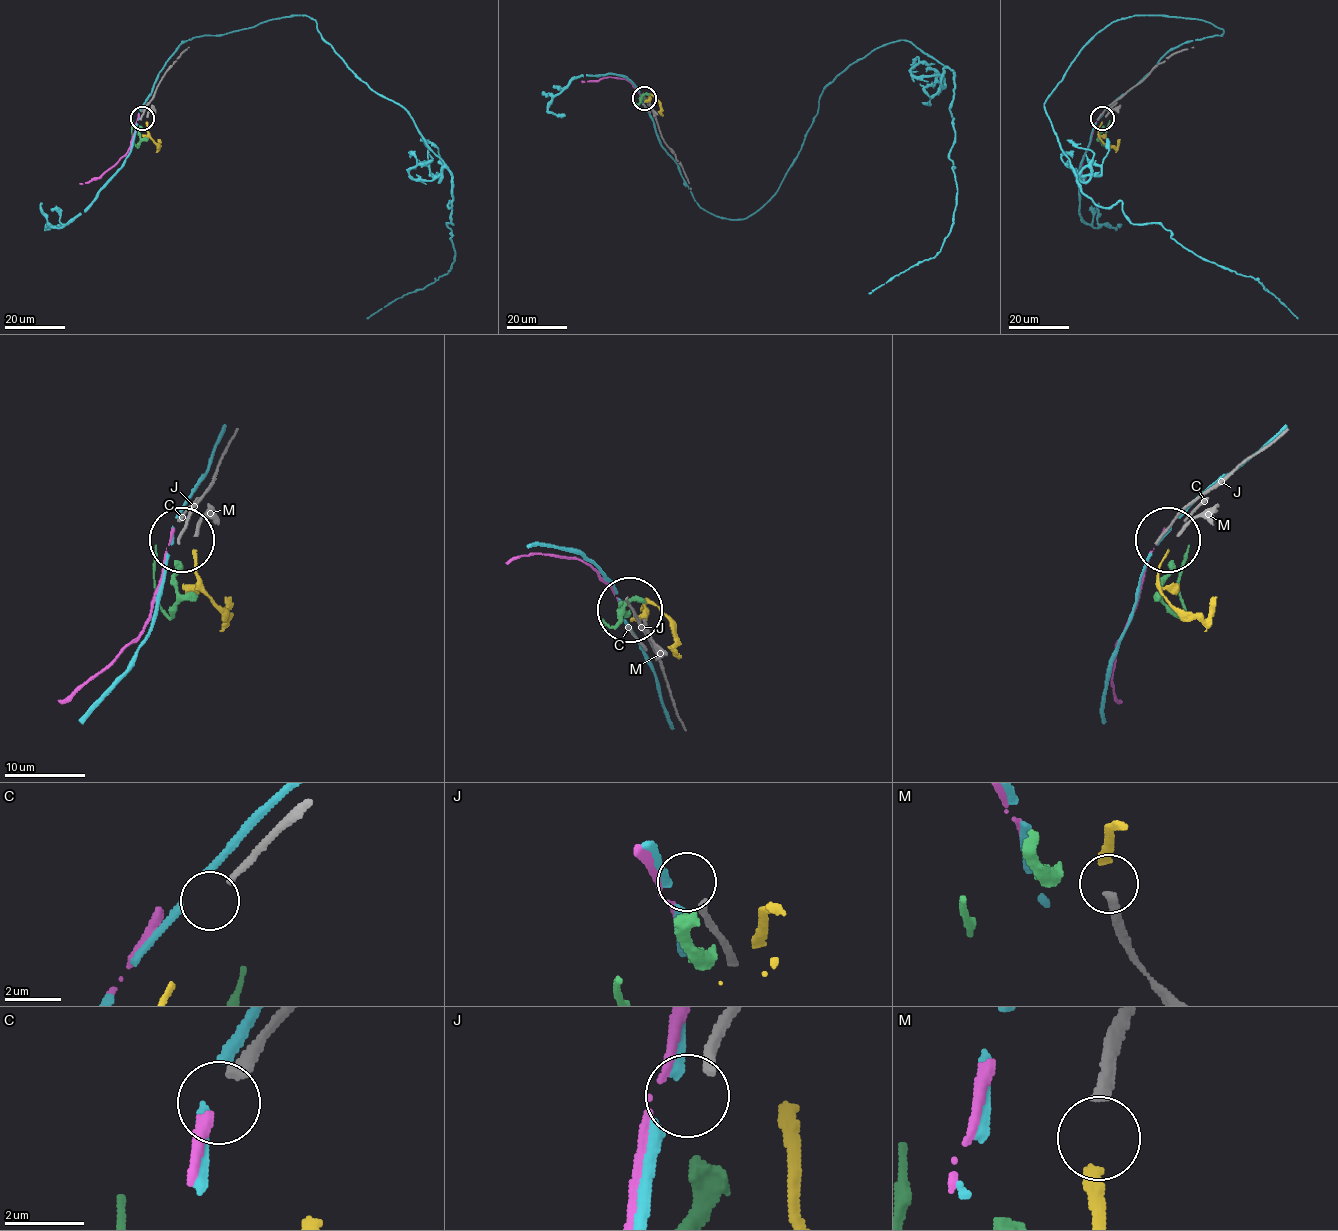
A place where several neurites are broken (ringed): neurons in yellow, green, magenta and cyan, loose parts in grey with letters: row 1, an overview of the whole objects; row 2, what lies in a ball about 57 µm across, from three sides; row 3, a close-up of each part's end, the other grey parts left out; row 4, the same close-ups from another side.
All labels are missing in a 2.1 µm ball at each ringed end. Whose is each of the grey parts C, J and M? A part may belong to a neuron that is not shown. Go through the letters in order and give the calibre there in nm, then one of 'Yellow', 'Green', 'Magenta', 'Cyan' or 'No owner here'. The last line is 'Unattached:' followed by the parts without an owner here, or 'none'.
C: Thickness 280 nm. No owner here
J: Thickness 260 nm. No owner here
M: Thickness 320 nm. Yellow
Unattached: C, J

